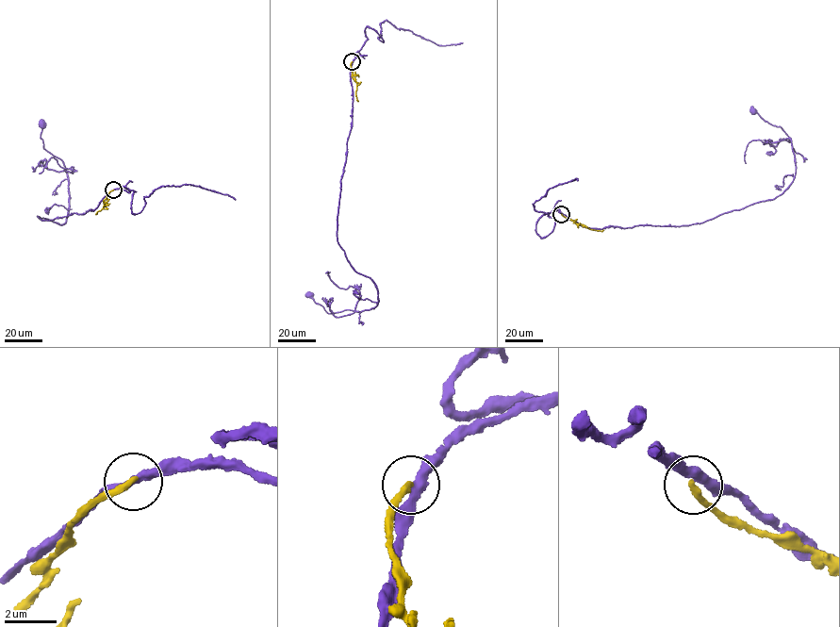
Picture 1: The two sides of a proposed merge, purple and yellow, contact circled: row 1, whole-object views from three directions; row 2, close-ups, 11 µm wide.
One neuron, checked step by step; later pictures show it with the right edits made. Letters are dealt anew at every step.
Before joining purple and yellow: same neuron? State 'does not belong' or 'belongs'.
does not belong

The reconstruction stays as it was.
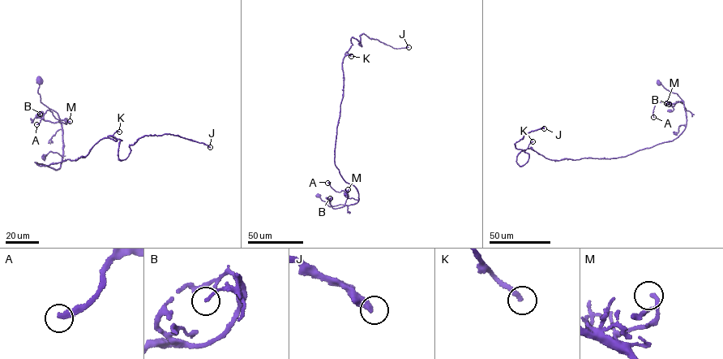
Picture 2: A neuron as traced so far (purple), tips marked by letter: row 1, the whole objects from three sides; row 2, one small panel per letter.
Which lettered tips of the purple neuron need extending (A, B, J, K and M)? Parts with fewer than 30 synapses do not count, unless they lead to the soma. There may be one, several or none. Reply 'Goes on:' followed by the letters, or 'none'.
Goes on: J, K

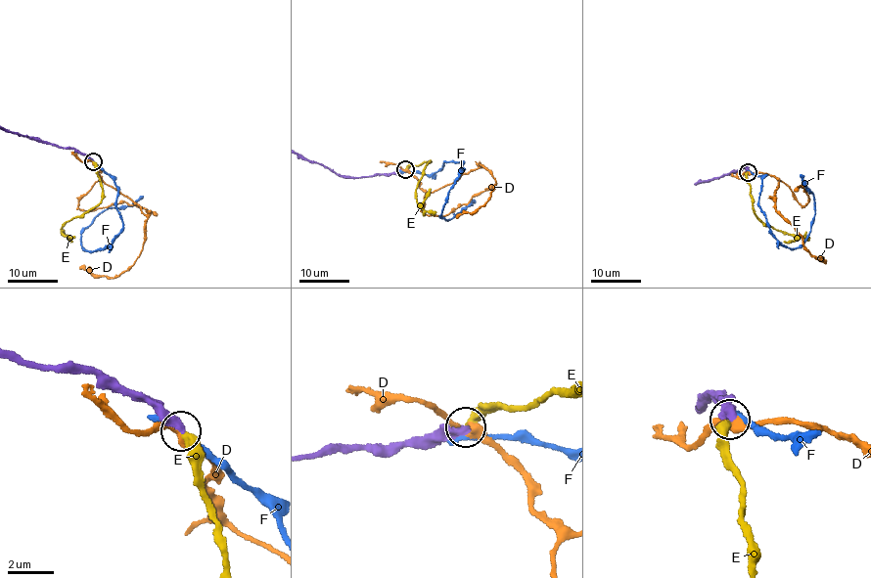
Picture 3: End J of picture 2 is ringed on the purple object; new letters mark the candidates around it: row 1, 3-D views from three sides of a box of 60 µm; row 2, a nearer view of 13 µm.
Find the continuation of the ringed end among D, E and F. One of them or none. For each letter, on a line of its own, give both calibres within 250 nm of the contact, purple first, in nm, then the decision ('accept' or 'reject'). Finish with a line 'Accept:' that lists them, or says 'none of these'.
D: 500 nm thick on the purple side, 320 nm on the other; reject
E: 440 nm thick on the purple side, 360 nm on the other; accept
F: 550 nm thick on the purple side, 400 nm on the other; reject
Accept: E

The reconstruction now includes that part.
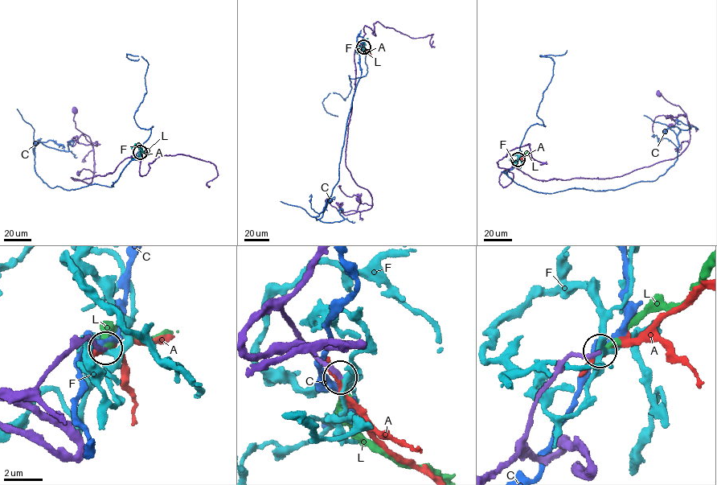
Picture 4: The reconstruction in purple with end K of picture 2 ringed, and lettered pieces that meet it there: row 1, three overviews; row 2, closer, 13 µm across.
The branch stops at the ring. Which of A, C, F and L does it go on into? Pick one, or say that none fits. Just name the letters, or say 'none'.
L

